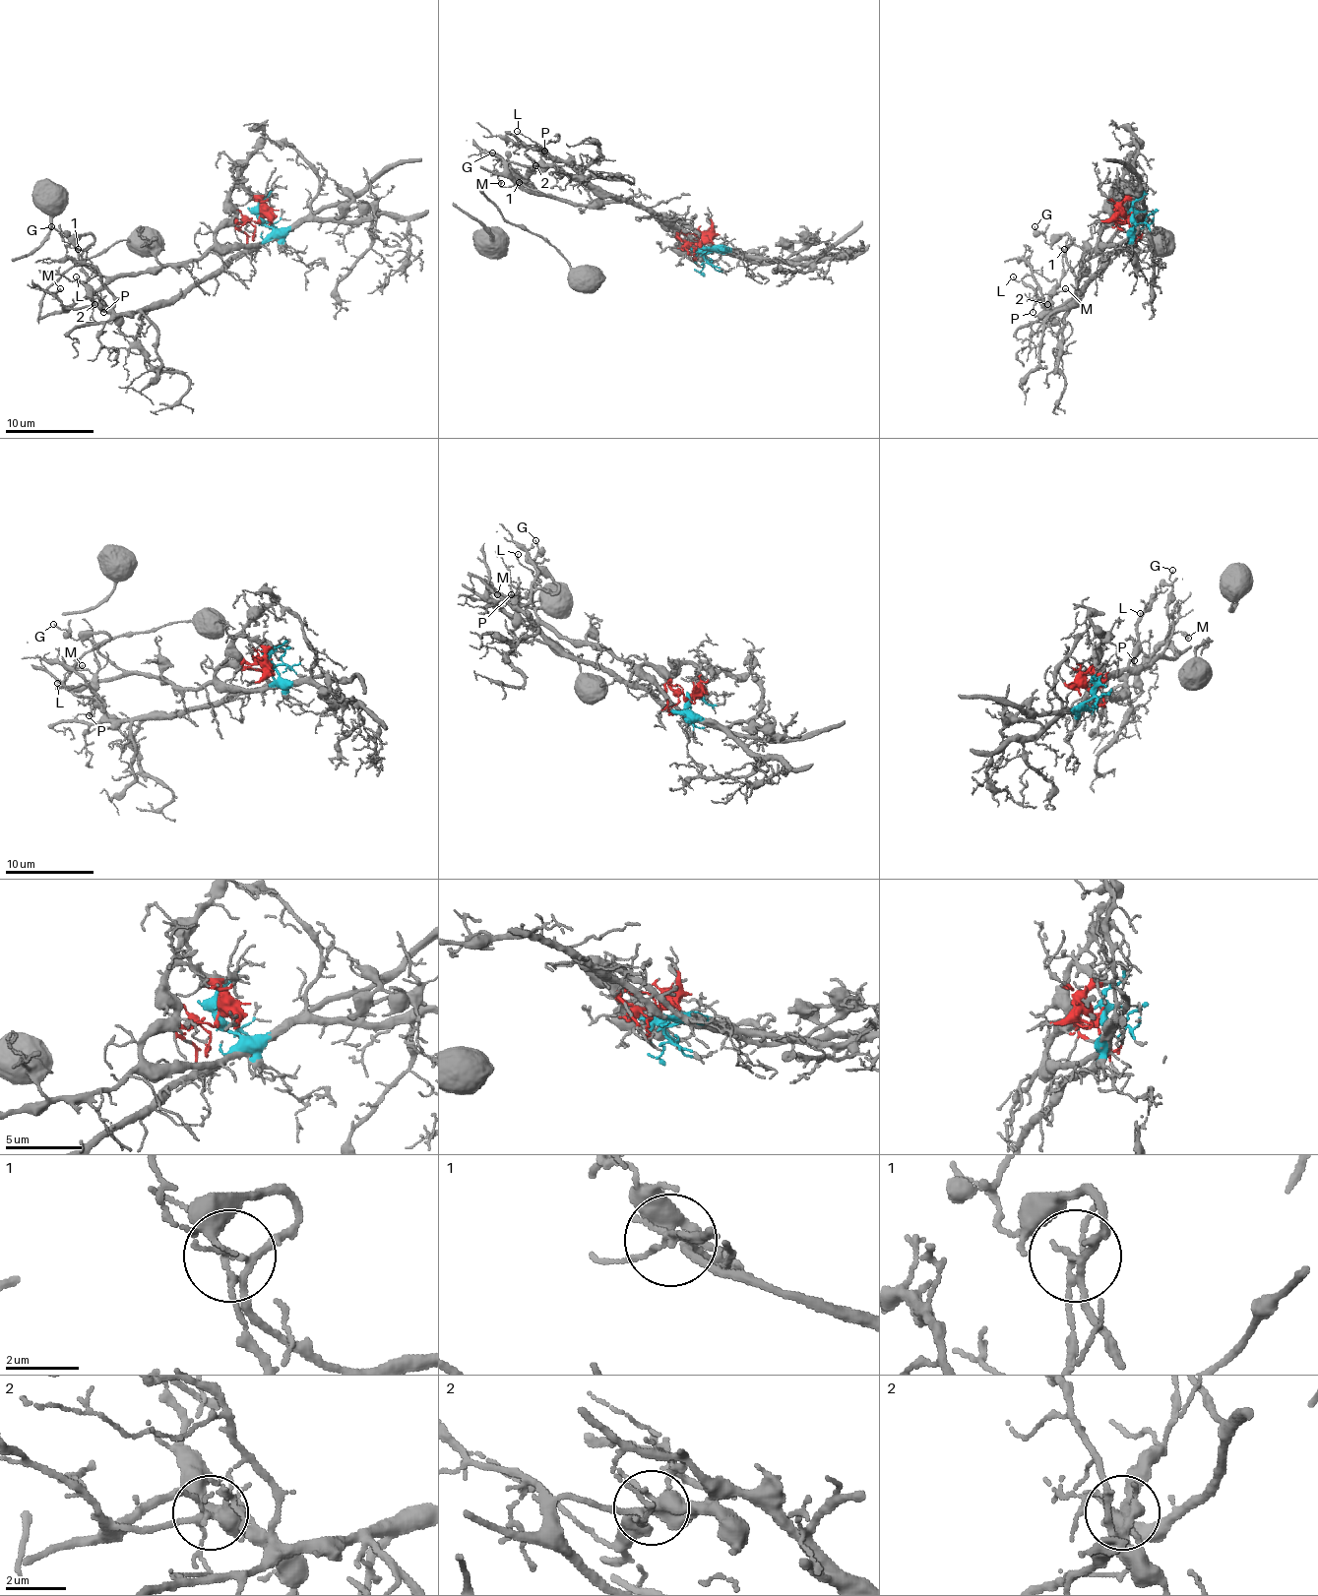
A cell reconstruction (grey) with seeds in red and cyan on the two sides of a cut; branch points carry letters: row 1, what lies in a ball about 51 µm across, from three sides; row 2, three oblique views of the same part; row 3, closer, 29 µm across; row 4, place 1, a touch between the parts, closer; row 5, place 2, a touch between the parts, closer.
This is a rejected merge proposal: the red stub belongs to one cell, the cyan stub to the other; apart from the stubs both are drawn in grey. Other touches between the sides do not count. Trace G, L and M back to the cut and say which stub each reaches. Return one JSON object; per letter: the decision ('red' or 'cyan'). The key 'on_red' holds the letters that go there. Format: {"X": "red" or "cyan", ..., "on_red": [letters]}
{"G": "red", "L": "cyan", "M": "red", "on_red": ["G", "M"]}

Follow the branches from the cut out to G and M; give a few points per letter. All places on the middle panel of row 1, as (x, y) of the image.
G: (701, 249), (692, 246), (639, 204), (577, 204), (536, 193), (510, 175), (512, 168), (492, 153)
M: (701, 249), (639, 204), (568, 204), (530, 193), (510, 175), (503, 159), (494, 164), (501, 184)

